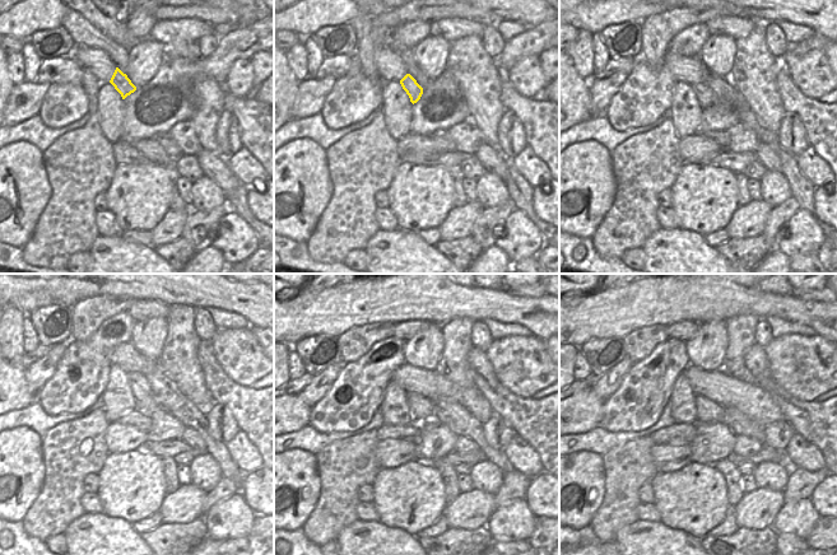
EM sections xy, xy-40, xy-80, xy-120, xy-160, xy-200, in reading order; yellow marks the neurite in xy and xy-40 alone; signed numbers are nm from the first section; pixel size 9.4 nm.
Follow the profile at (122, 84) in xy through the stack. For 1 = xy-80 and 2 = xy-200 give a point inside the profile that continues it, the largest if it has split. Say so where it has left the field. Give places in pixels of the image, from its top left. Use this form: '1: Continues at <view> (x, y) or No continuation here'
1: Continues at xy-80 (706, 97)
2: Continues at xy-200 (707, 411)

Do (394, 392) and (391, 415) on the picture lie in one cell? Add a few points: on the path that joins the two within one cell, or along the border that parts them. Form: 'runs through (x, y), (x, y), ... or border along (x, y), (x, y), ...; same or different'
runs through (394, 397), (387, 406), (389, 410); same

